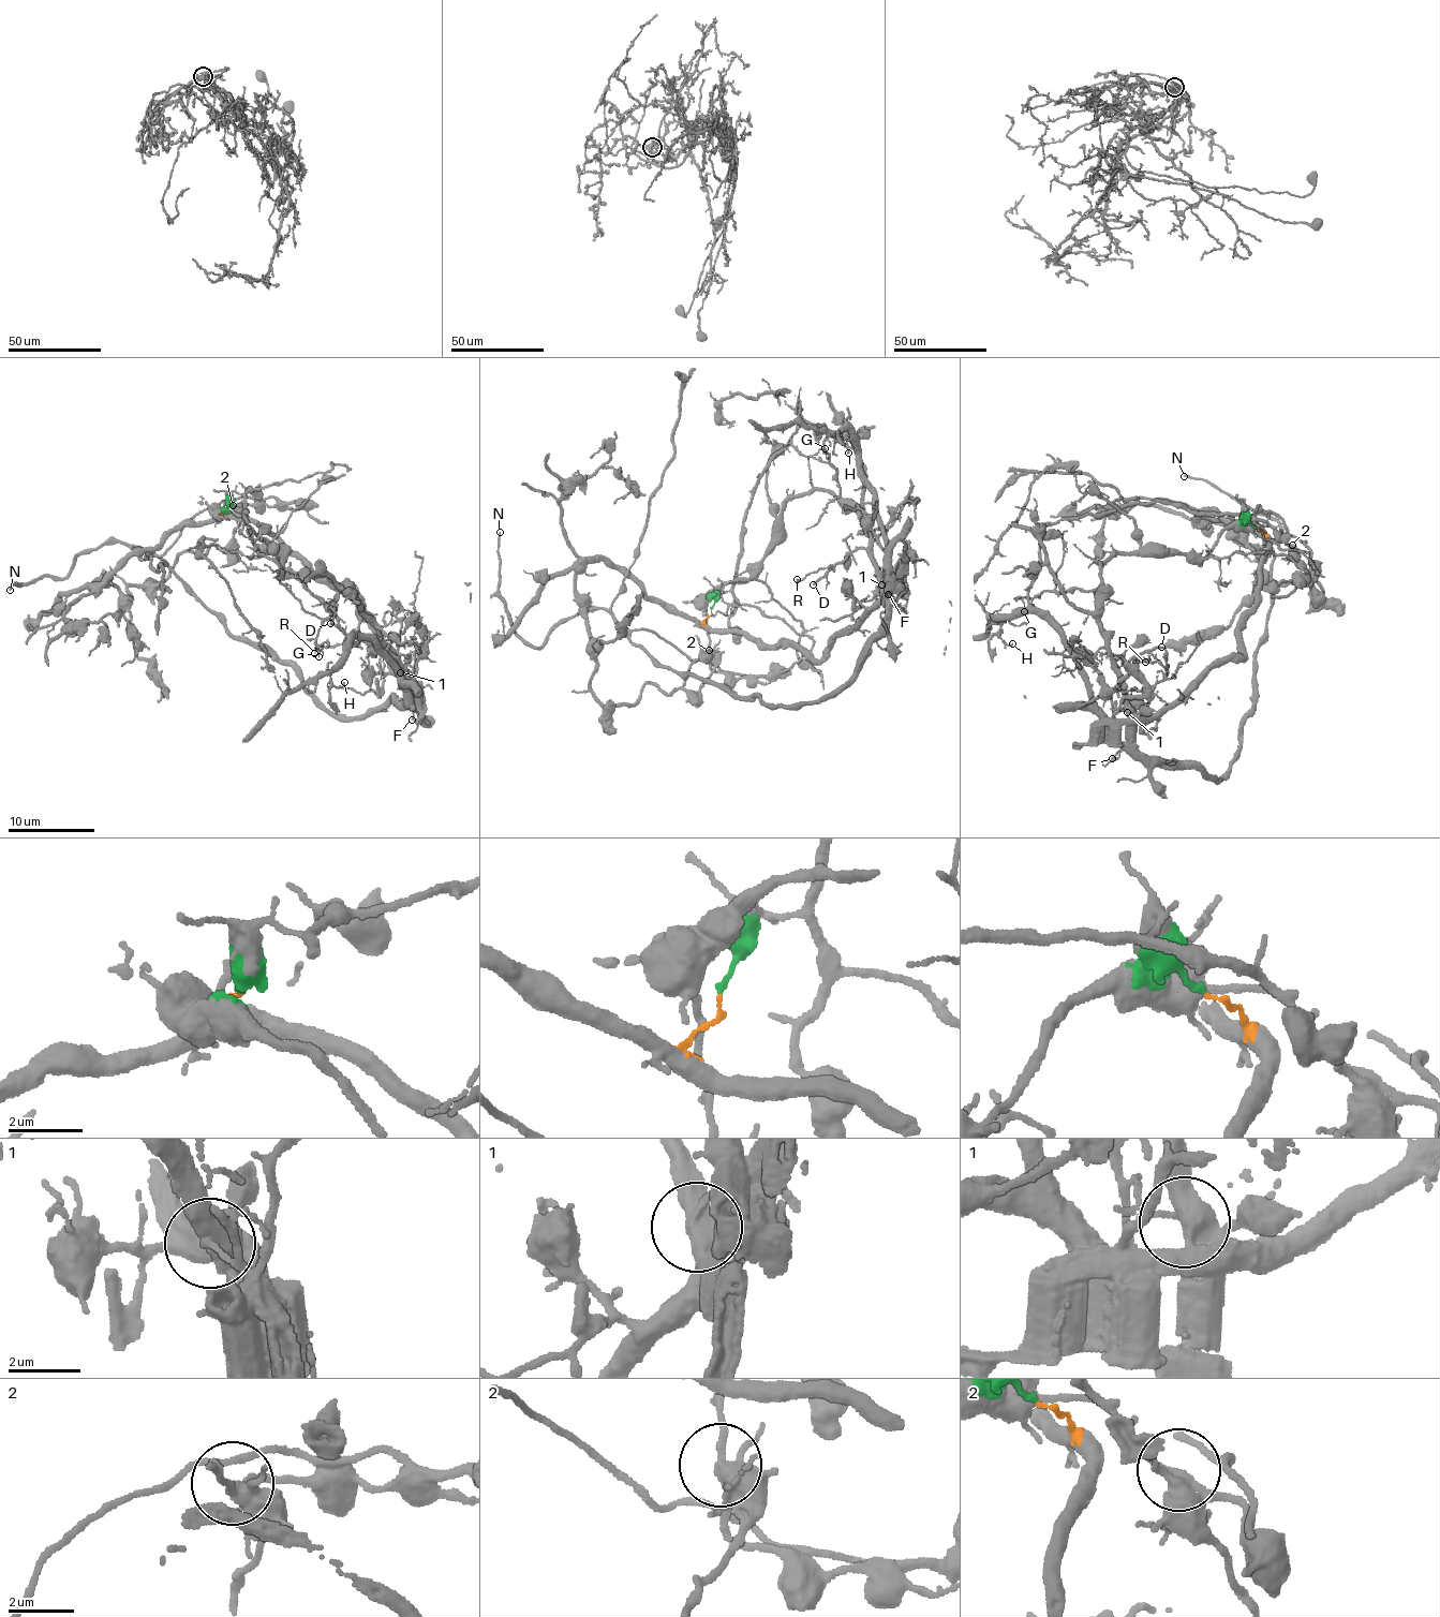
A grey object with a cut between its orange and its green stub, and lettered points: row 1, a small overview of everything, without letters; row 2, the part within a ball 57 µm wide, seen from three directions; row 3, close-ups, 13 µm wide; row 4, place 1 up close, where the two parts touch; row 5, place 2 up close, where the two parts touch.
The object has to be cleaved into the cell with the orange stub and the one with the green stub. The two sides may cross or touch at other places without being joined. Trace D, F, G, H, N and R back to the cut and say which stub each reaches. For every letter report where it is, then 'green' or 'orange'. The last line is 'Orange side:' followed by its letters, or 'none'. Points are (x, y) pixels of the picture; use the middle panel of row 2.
D: (813, 584) | green
F: (888, 594) | green
G: (825, 448) | green
H: (848, 453) | green
N: (500, 532) | green
R: (797, 579) | green
Orange side: none

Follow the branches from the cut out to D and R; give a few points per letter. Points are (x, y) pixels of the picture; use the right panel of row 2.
D: (1255, 525), (1240, 520), (1204, 557), (1115, 554), (1101, 563), (1097, 610), (1112, 662), (1126, 664), (1162, 646)
R: (1255, 525), (1240, 520), (1204, 557), (1115, 554), (1101, 563), (1097, 610), (1112, 662), (1144, 662)

